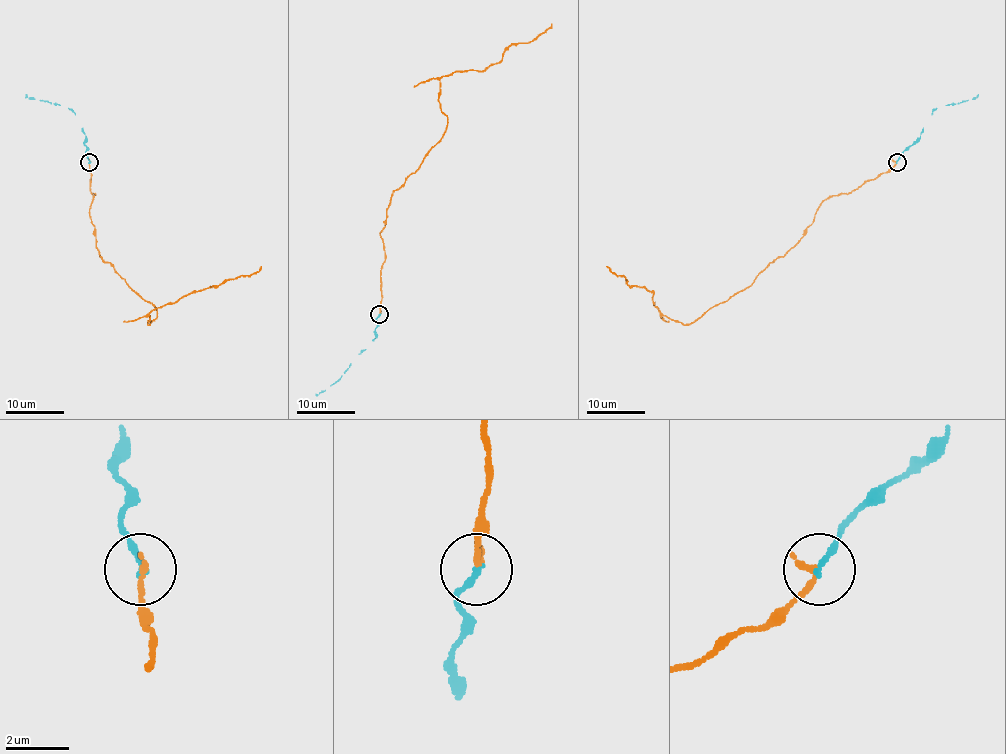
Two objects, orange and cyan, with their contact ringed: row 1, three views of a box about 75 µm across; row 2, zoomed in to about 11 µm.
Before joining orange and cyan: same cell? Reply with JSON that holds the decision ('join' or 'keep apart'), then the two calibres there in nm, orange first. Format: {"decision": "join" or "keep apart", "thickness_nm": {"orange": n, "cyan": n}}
{"decision": "join", "thickness_nm": {"orange": 200, "cyan": 200}}

